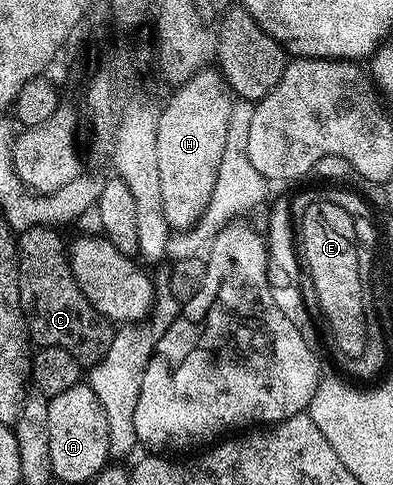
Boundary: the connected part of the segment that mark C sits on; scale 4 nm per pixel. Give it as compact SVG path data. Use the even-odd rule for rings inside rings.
M31 227L20 230L17 238L19 251L19 299L23 303L23 315L29 328L29 340L34 346L50 345L63 347L63 351L71 351L75 359L83 367L97 365L111 347L111 339L115 332L114 322L104 317L83 295L83 291L75 283L75 275L69 266L66 253L66 242L61 242L61 237L53 227Z

